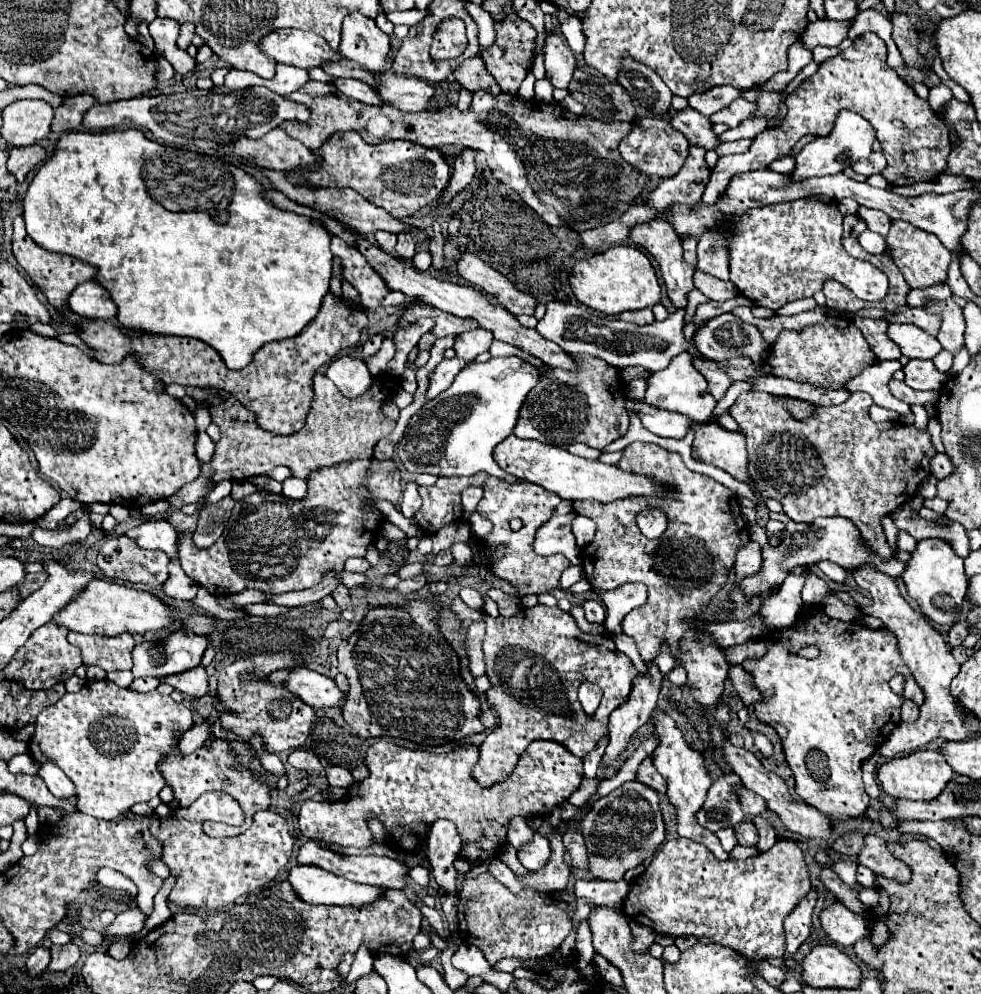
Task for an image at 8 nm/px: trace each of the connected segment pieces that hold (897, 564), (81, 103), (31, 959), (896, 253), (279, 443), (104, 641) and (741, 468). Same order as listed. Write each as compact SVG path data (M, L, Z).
M837 516L835 518L819 518L819 520L813 520L811 524L791 522L789 532L785 536L785 542L781 540L779 548L769 548L765 528L761 528L757 524L749 528L749 536L751 536L751 540L759 542L761 548L763 548L763 570L741 582L741 590L747 592L747 596L761 594L761 592L767 592L771 588L777 588L779 584L783 584L789 570L793 570L795 566L815 564L817 560L831 560L831 562L839 564L845 570L855 570L855 568L861 568L861 566L873 566L873 568L879 568L881 572L889 574L891 578L901 576L907 568L907 562L901 562L895 556L895 550L893 550L891 558L875 556L875 552L871 552L869 544L863 542L863 538L859 536L859 530L855 528L855 524L847 518L841 518L841 516L839 518Z
M73 96L73 98L65 98L63 104L55 110L55 118L51 124L53 132L69 132L79 128L81 118L83 118L83 110L91 108L91 104L95 104L93 96Z
M43 946L35 948L30 954L25 954L25 968L27 968L29 976L35 978L39 972L43 972L43 970L47 968L49 960L51 960L51 954L49 954L49 950L43 948Z
M893 220L889 234L887 234L887 246L891 248L893 262L903 272L909 286L921 288L923 282L925 282L925 286L931 286L939 280L947 280L951 252L947 252L947 248L943 248L943 244L939 244L937 236L931 236L929 232L923 232L921 228L915 228L913 224L907 224L903 220Z
M317 374L313 384L315 400L311 404L307 422L299 432L291 436L275 436L261 430L255 422L255 416L245 410L245 406L233 396L217 406L211 406L211 418L221 428L221 440L217 442L215 456L209 464L201 466L201 474L193 484L183 486L175 496L167 498L171 502L171 508L179 510L181 506L195 504L199 498L203 498L209 492L205 490L207 478L211 478L213 482L249 480L273 470L275 466L289 466L295 478L307 478L309 472L317 470L317 466L335 466L341 462L371 458L377 438L385 438L393 430L393 422L381 414L381 402L389 398L393 390L391 386L393 378L389 374L381 374L373 378L371 392L363 394L361 398L349 400L341 392L337 392L335 384L327 376Z
M69 632L69 642L81 650L85 666L95 664L105 672L131 670L133 666L131 652L135 648L135 641L129 633L107 637Z
M691 422L689 428L695 432L693 440L693 460L713 464L735 480L751 482L747 472L749 456L745 436L739 432L729 432L719 424L699 424Z

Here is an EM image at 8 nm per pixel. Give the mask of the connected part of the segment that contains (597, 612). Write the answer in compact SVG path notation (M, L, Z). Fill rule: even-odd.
M585 600L583 610L585 610L585 618L587 618L589 622L601 624L601 622L605 620L605 608L603 608L603 604L597 602L597 600Z

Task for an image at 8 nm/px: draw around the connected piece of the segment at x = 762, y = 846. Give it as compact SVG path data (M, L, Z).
M761 816L753 818L753 822L755 822L757 830L759 830L759 842L757 848L759 848L761 852L765 852L777 842L777 834L775 834L773 826L771 826L767 820L763 820Z

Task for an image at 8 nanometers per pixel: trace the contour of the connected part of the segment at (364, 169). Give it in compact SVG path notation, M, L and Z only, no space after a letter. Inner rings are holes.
M337 132L317 152L317 168L301 170L311 188L349 186L395 218L413 216L419 208L439 198L449 182L449 164L437 148L425 148L405 140L367 144L357 132Z

